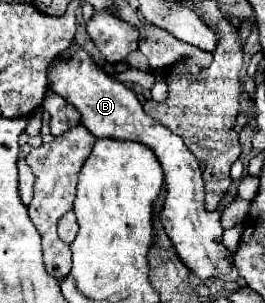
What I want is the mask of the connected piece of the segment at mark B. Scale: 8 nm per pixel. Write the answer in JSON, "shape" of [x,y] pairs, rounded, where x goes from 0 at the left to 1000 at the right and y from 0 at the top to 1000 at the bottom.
{"shape":[[[309,155],[287,162],[272,195],[204,208],[189,241],[189,281],[219,314],[234,314],[257,340],[272,340],[302,366],[309,413],[355,452],[521,465],[581,498],[589,525],[619,558],[619,624],[626,624],[604,729],[672,848],[755,927],[860,908],[875,894],[883,842],[838,809],[845,756],[830,743],[830,677],[815,696],[785,696],[770,683],[762,564],[747,551],[747,525],[709,498],[694,465],[664,439],[604,413],[589,393],[551,380],[513,307],[475,281],[460,281],[453,267],[400,248]]]}

